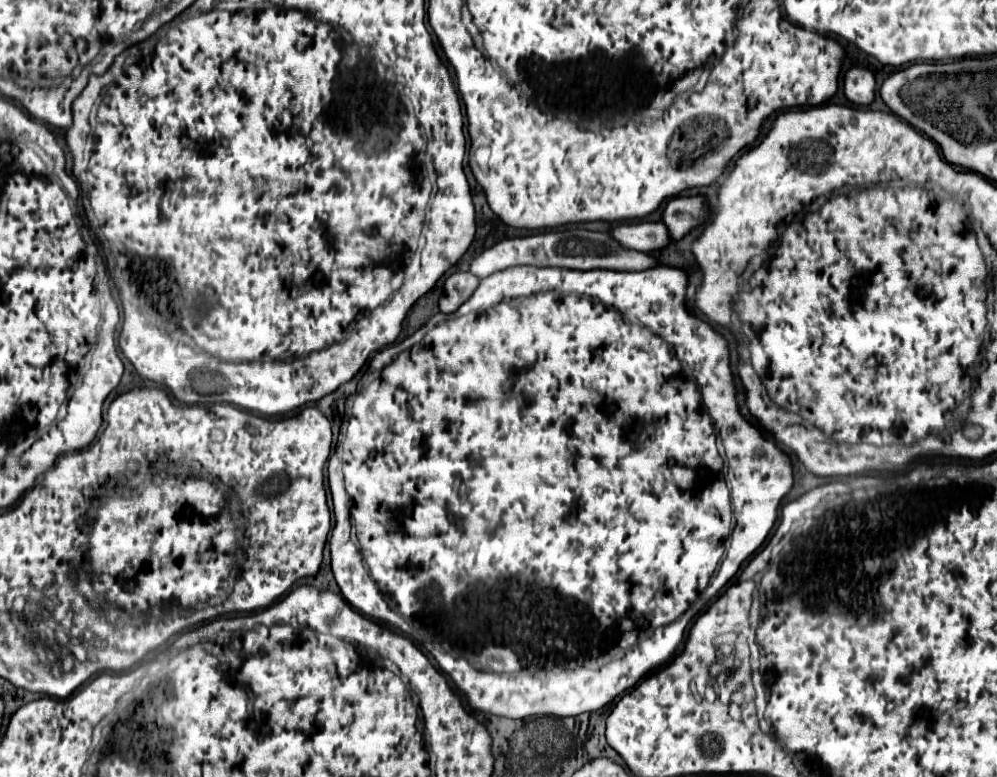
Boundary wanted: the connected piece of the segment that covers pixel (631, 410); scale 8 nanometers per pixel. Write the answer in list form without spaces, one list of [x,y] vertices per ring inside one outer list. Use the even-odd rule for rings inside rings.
[[[526,265],[510,267],[482,279],[472,297],[454,313],[458,317],[434,315],[406,341],[378,351],[368,365],[370,375],[374,373],[376,377],[354,397],[348,431],[339,431],[338,443],[328,462],[328,484],[336,519],[330,531],[331,570],[342,597],[360,613],[386,621],[408,637],[410,631],[416,629],[422,647],[428,649],[455,687],[466,693],[466,702],[474,711],[524,719],[528,715],[576,717],[586,711],[602,709],[676,655],[688,623],[704,609],[700,603],[704,589],[708,605],[774,527],[780,499],[794,483],[790,457],[784,455],[774,441],[764,439],[762,431],[740,415],[726,339],[706,321],[686,311],[686,283],[686,273],[668,265],[632,273],[606,269],[538,269]],[[702,393],[708,397],[708,407],[704,405]],[[716,431],[722,435],[728,457],[726,481],[722,475],[724,461],[716,447]],[[732,515],[736,517],[736,525],[730,537]],[[352,525],[356,527],[358,543],[350,537]],[[446,631],[468,631],[458,637],[462,641],[512,645],[522,671],[508,675],[480,671],[474,669],[474,665],[464,667],[464,659],[454,659],[452,649],[458,647],[454,645],[456,637],[446,635]]]

